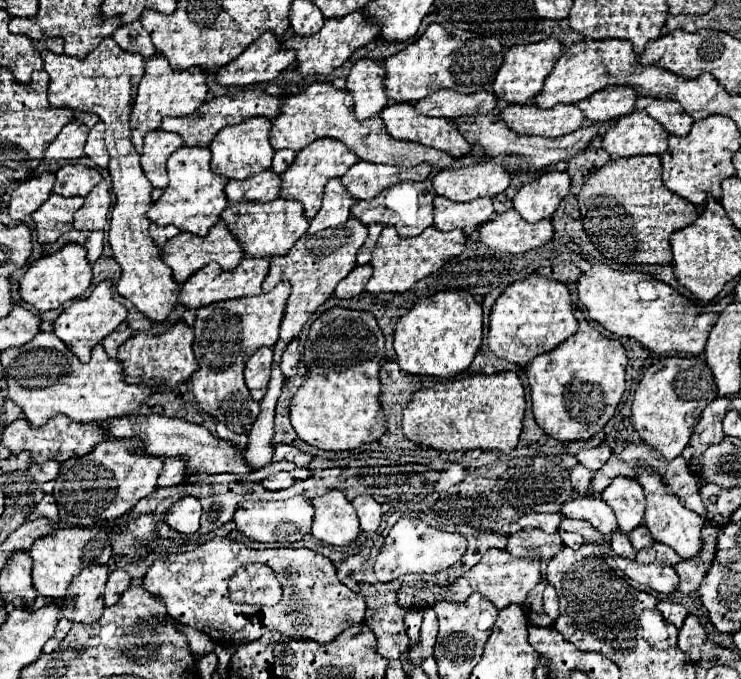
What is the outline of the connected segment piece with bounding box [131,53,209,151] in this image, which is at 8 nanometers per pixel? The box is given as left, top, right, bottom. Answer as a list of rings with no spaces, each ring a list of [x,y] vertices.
[[[161,53],[153,55],[153,59],[145,61],[145,75],[139,83],[137,89],[137,97],[133,101],[133,113],[131,113],[131,139],[133,145],[137,147],[137,151],[141,151],[143,147],[143,137],[145,133],[159,129],[161,119],[167,115],[173,117],[183,117],[183,115],[191,115],[193,111],[197,111],[201,107],[201,103],[205,101],[209,87],[207,87],[207,73],[203,69],[185,69],[185,71],[177,71],[169,65],[169,59],[165,61]]]

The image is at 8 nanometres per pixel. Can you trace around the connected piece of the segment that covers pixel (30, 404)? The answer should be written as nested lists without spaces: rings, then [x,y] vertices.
[[[39,333],[33,341],[1,351],[1,365],[9,385],[9,397],[21,405],[25,419],[33,427],[45,425],[53,415],[67,415],[77,423],[97,423],[123,417],[137,411],[155,391],[145,385],[125,383],[123,363],[109,359],[105,349],[97,345],[91,361],[81,363],[55,333]]]

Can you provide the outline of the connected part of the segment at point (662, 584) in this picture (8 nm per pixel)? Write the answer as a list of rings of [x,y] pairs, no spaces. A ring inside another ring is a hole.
[[[609,547],[609,553],[613,557],[613,561],[617,563],[617,567],[633,581],[641,583],[641,585],[647,585],[651,589],[657,589],[659,593],[673,593],[677,589],[677,573],[673,571],[673,567],[665,565],[665,563],[641,563],[637,559],[625,559],[625,557],[619,557],[611,551]]]

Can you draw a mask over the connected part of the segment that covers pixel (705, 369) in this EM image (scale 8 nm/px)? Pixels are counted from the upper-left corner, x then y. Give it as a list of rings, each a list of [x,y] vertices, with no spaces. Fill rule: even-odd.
[[[665,357],[651,365],[637,385],[631,405],[633,427],[639,437],[653,445],[665,459],[675,459],[687,447],[697,415],[701,415],[715,397],[717,385],[713,383],[713,373],[701,357]]]

